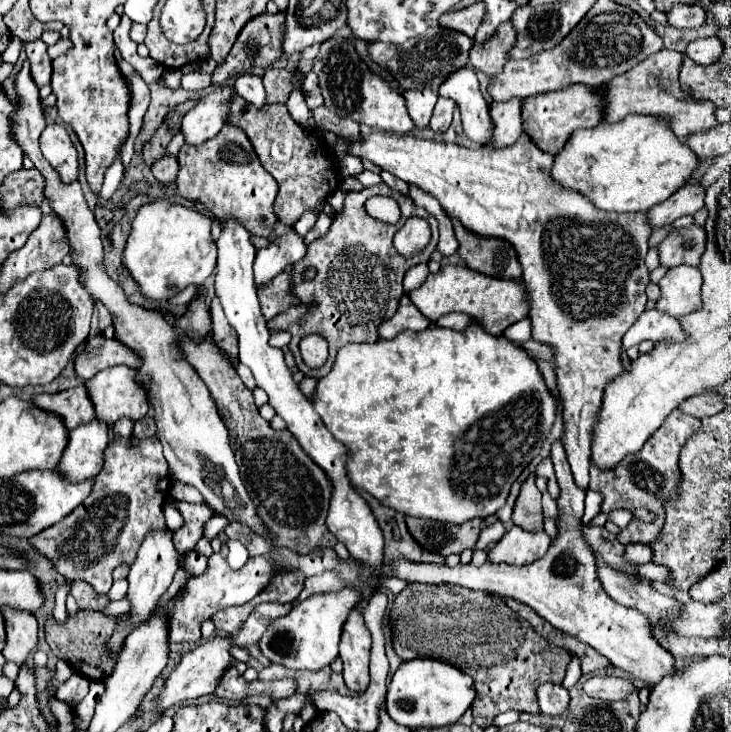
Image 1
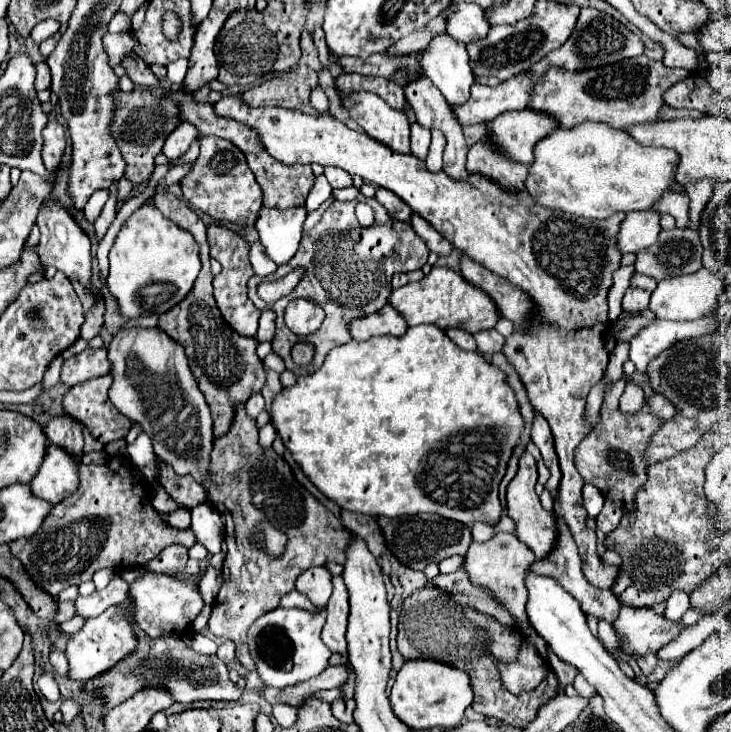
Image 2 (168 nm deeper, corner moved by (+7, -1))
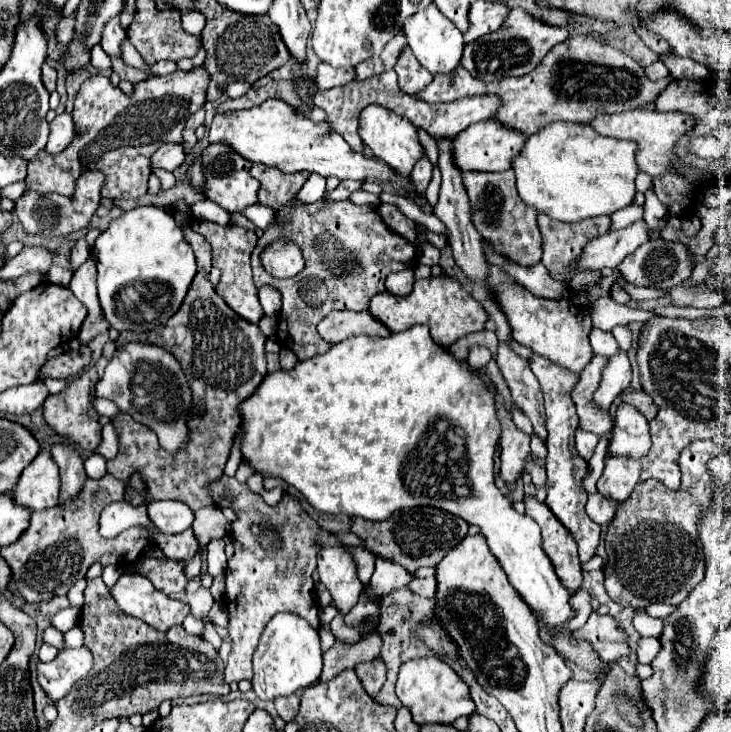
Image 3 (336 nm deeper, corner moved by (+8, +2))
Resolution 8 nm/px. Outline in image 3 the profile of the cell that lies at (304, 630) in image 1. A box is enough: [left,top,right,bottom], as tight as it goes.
[252,612,322,700]

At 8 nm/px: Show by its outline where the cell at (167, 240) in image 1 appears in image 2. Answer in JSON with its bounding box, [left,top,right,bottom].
[109,205,201,319]

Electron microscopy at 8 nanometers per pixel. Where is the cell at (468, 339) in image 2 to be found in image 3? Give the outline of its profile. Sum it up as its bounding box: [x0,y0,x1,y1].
[468,346,493,370]

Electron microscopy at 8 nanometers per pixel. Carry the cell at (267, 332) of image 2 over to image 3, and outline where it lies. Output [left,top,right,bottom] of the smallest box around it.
[260,288,280,316]

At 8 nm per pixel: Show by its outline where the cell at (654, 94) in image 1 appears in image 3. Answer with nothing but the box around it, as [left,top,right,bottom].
[418,34,674,136]

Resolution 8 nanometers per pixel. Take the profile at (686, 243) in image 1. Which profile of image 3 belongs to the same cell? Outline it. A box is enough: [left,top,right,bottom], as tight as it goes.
[618,238,694,288]

